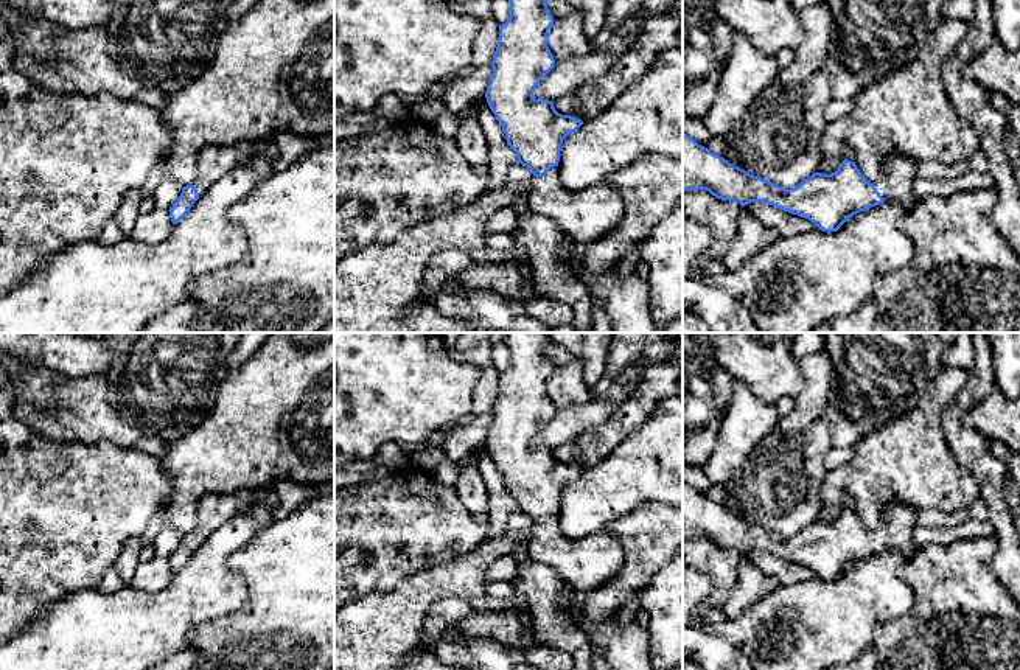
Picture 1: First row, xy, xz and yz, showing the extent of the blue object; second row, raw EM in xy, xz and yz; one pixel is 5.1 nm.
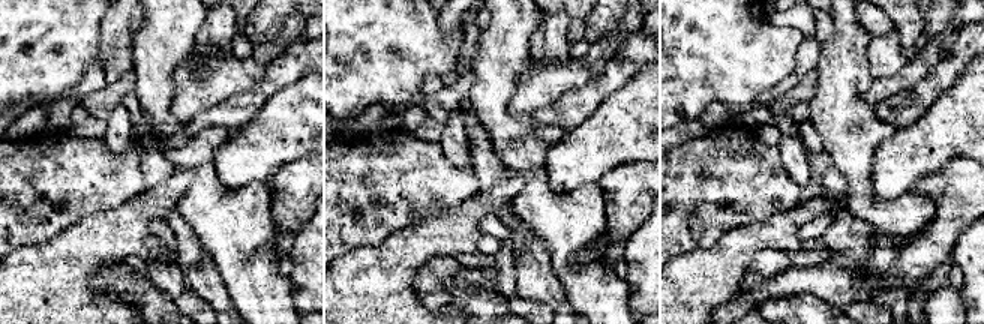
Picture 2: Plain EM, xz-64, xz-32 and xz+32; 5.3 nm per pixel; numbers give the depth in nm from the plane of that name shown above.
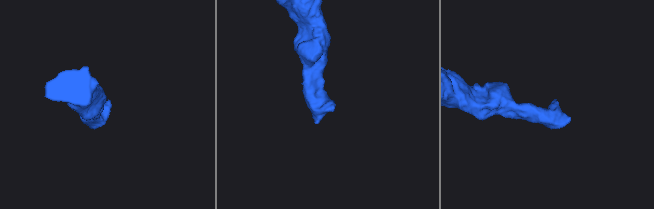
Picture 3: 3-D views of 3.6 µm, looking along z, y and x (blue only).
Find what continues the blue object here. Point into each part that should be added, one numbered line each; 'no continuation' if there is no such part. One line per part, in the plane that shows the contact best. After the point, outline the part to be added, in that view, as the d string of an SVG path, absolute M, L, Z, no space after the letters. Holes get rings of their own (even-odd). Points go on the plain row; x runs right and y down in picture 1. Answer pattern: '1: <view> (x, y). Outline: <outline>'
1: xz (585, 565). Outline: M558 515L535 525L526 543L536 563L554 569L574 595L574 619L588 636L610 670L655 670L650 658L650 636L634 620L620 625L617 614L597 623L583 614L588 595L608 585L622 569L622 543L610 532L597 532L583 539L568 539L560 529Z

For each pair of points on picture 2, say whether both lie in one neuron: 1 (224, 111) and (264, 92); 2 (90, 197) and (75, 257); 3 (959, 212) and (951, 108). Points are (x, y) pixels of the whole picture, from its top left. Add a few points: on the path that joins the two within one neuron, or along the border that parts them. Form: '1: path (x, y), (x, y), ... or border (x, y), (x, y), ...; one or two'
1: path (234, 111), (254, 98); one
2: border (120, 206), (86, 215), (56, 234); two
3: border (968, 156), (956, 156), (924, 177); two

